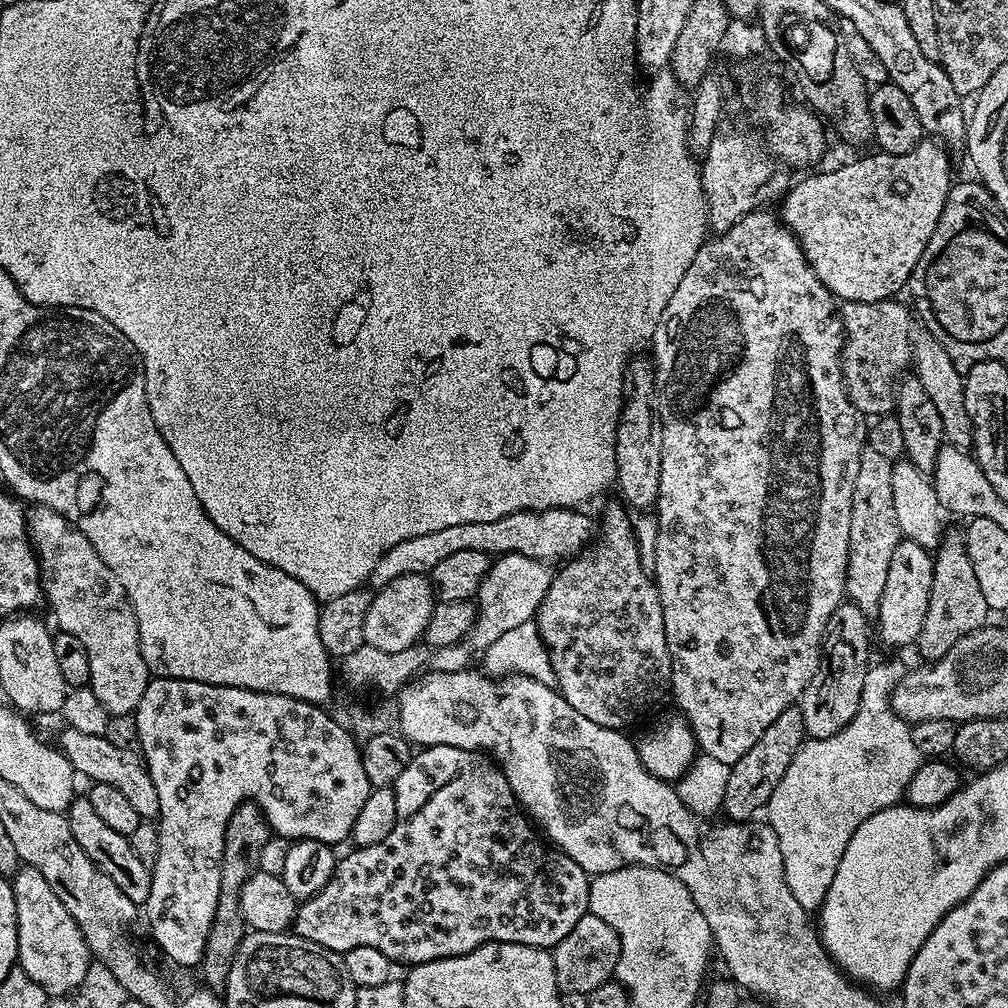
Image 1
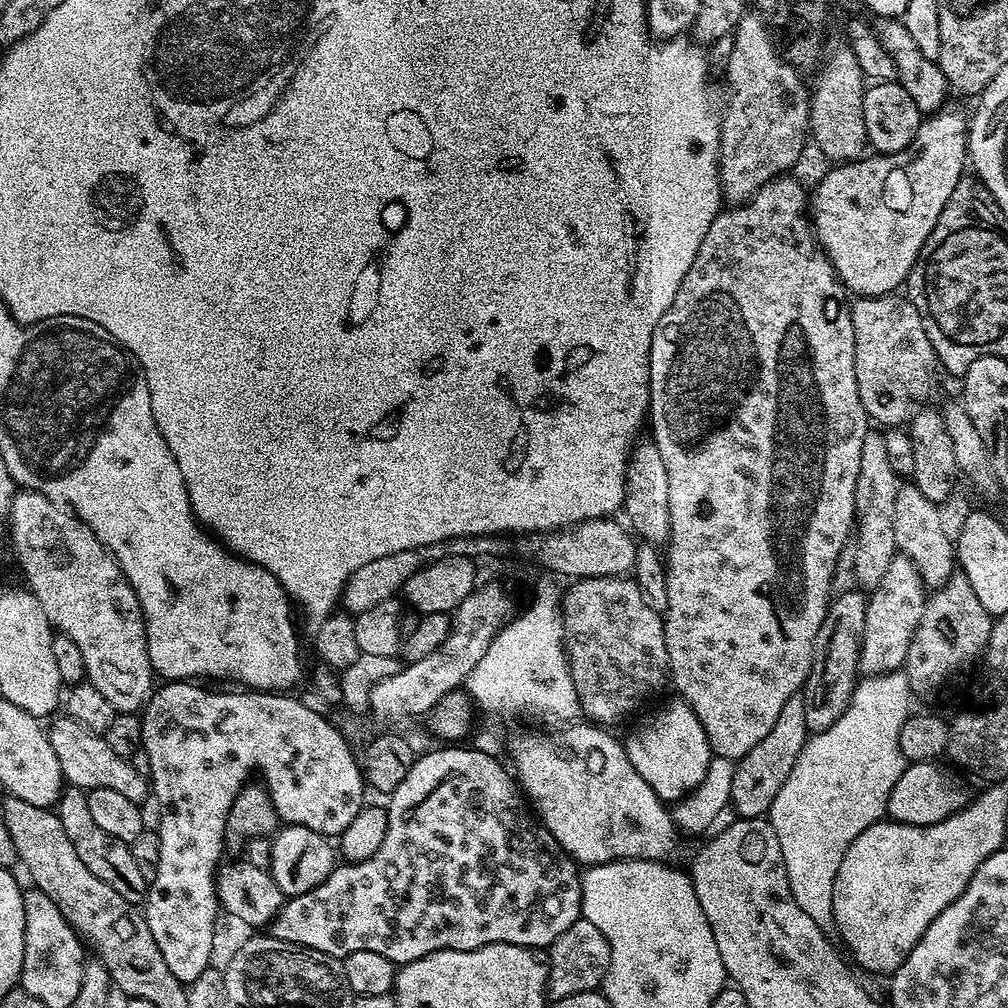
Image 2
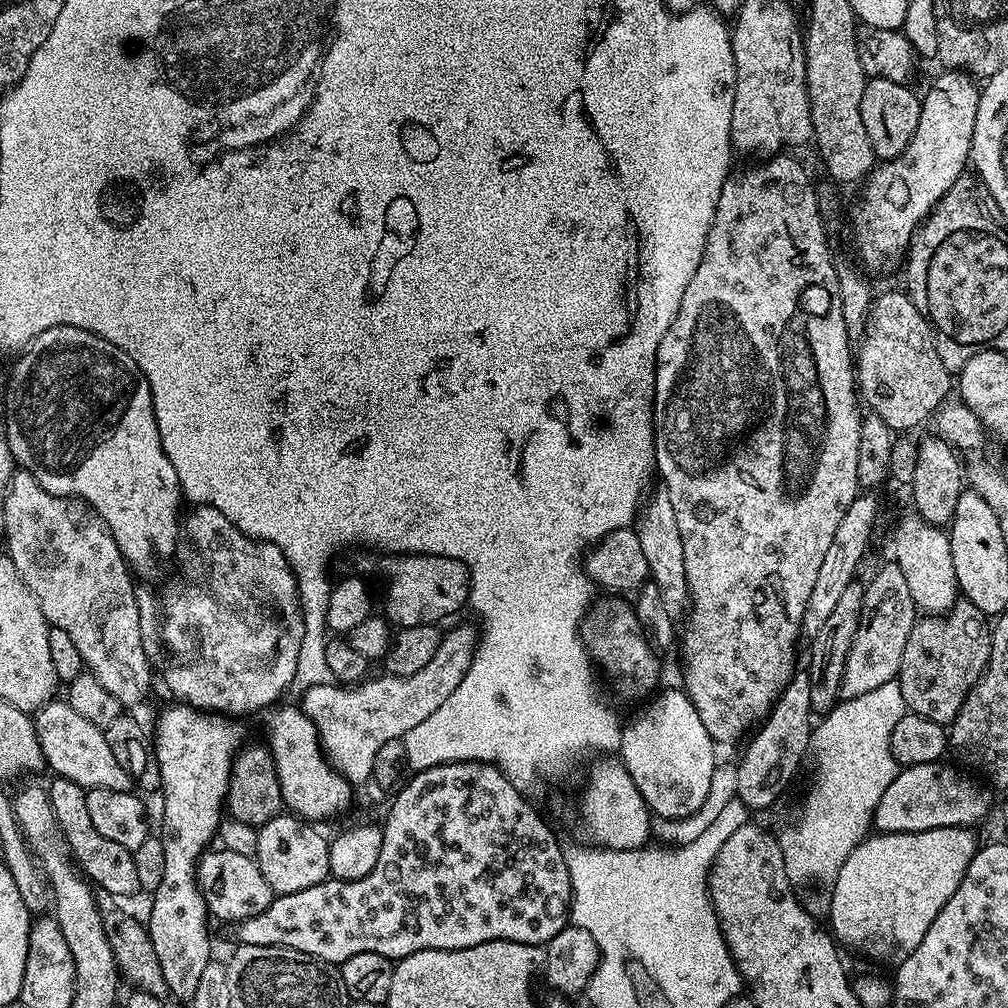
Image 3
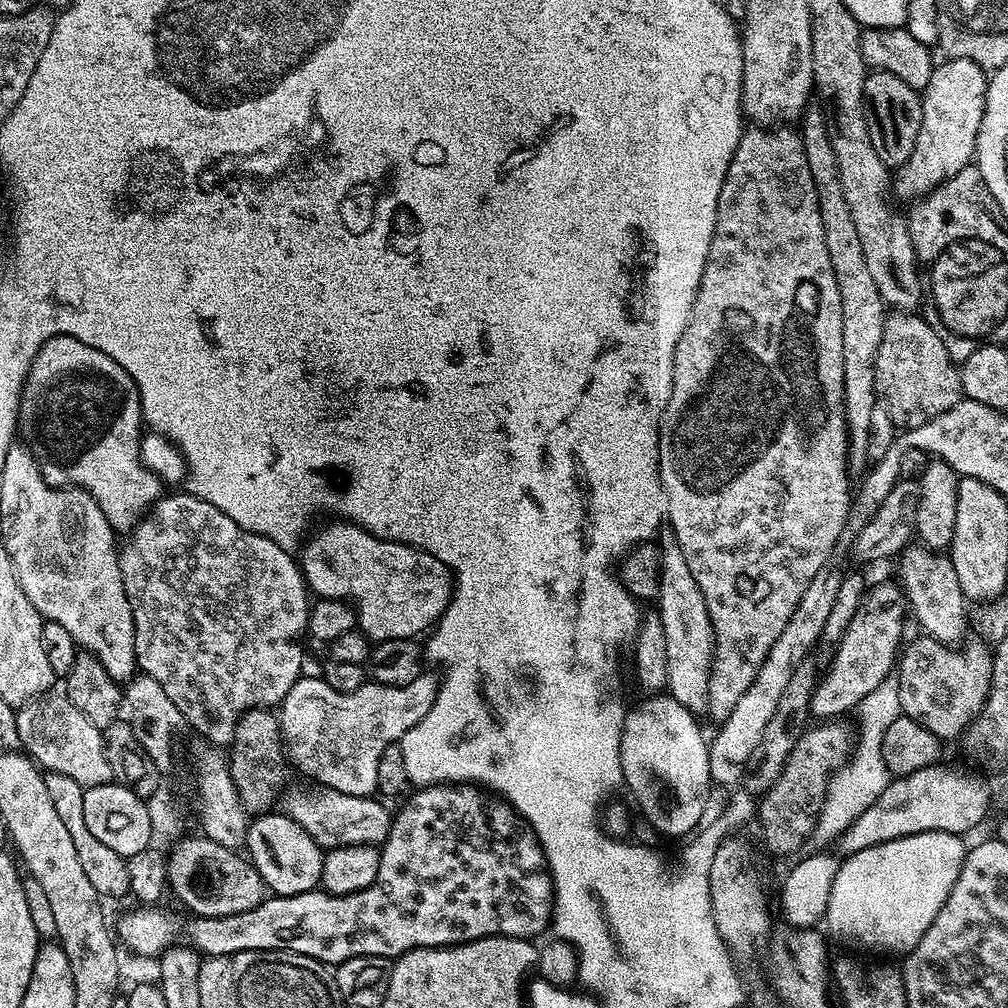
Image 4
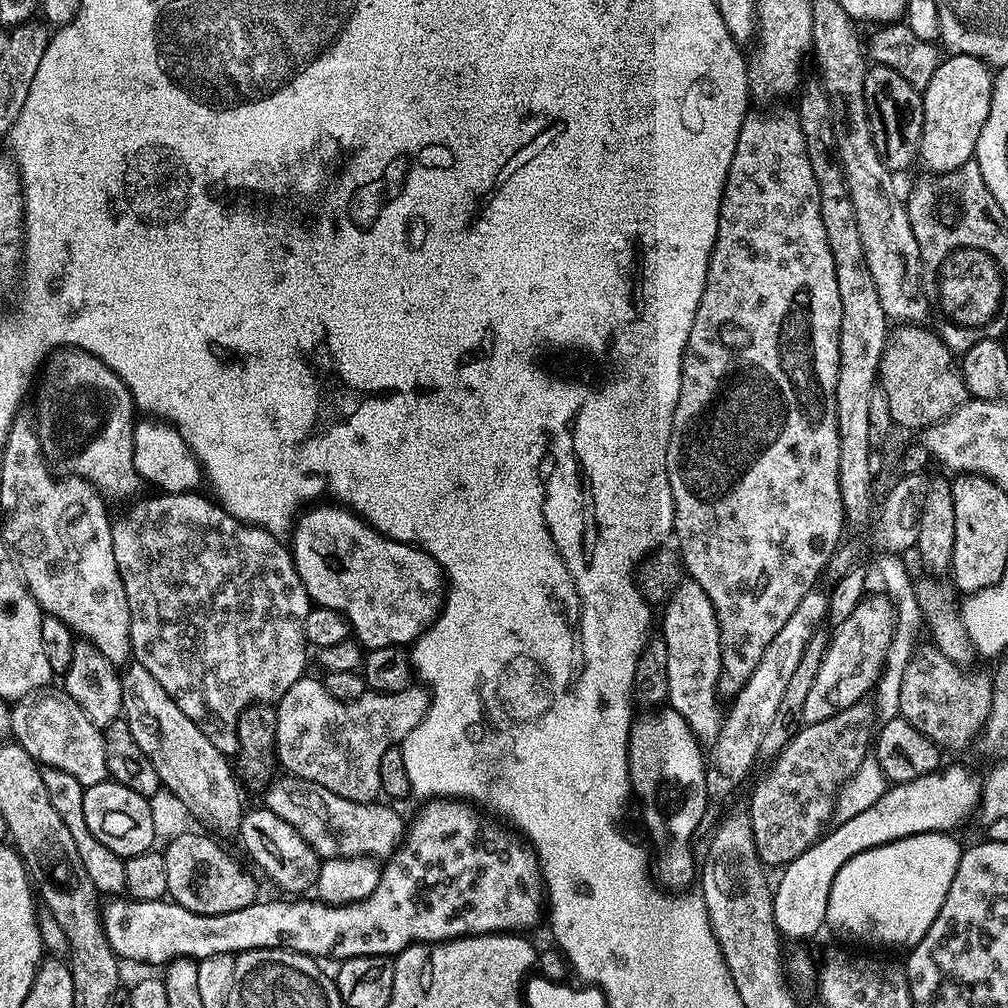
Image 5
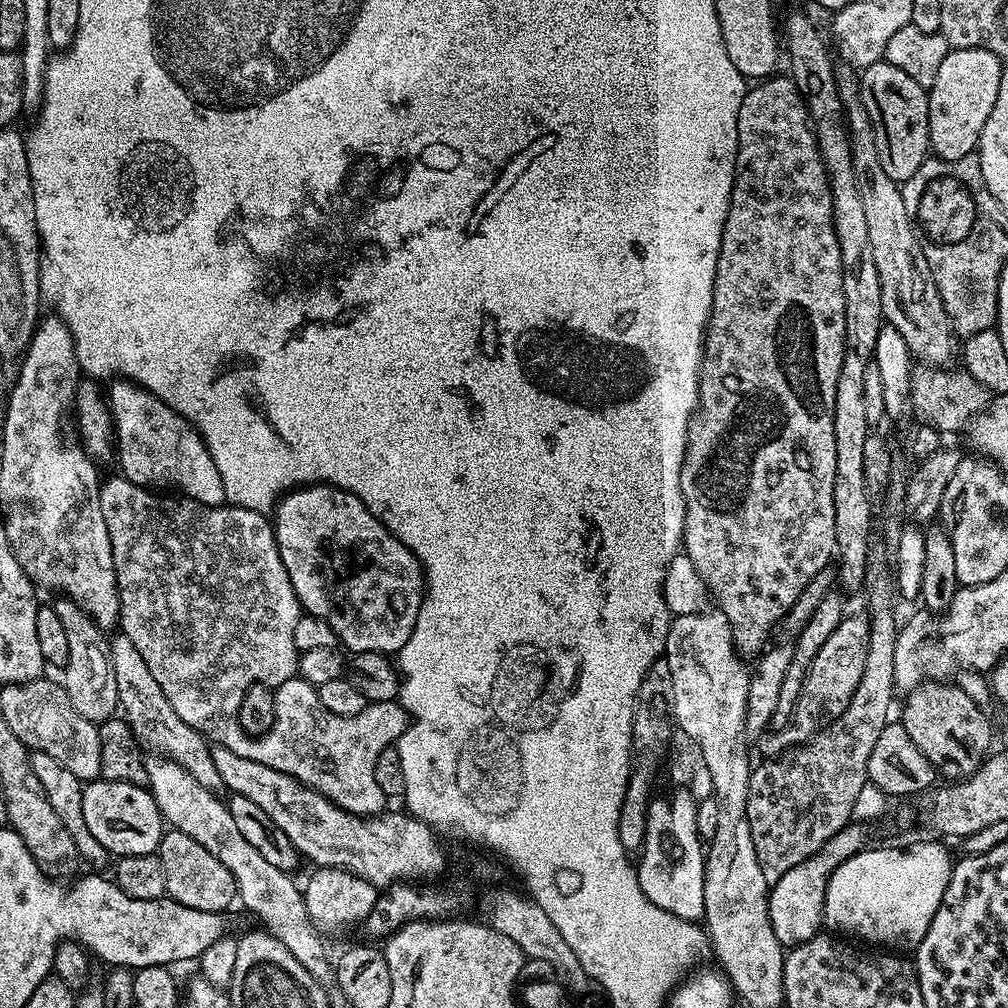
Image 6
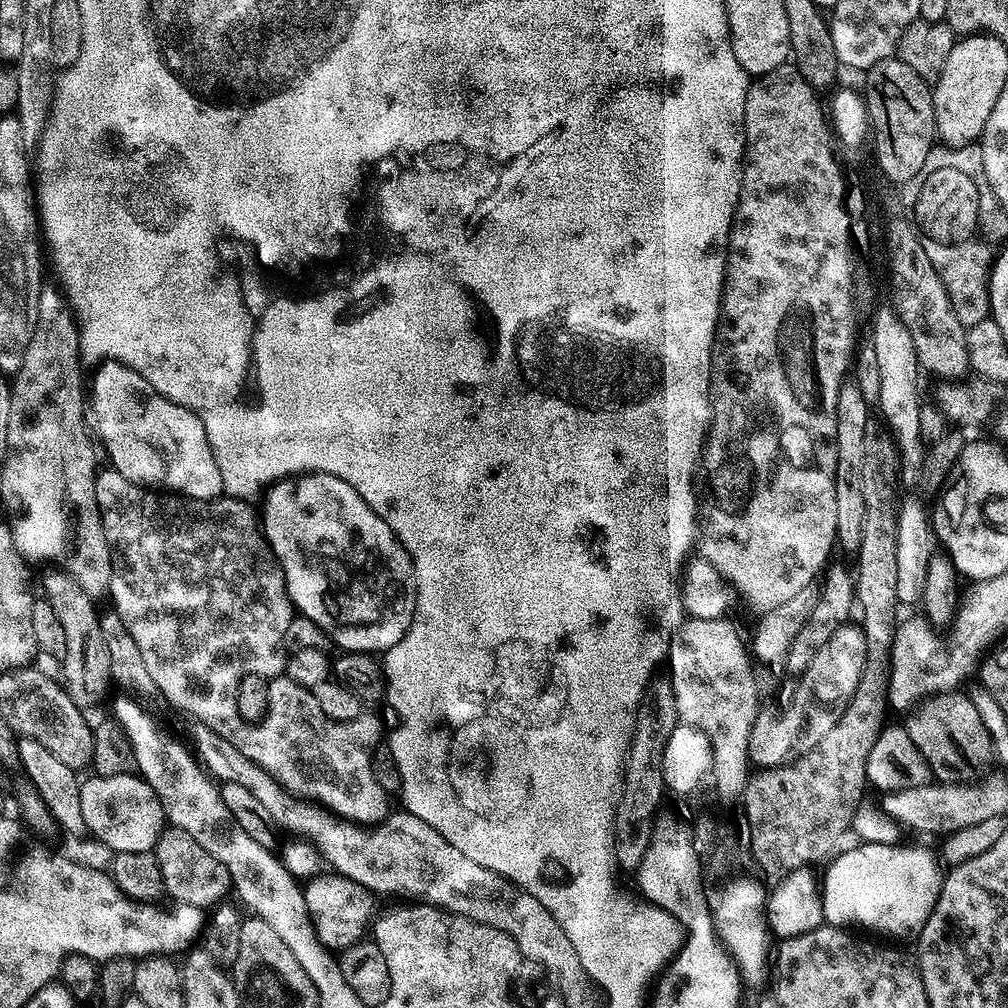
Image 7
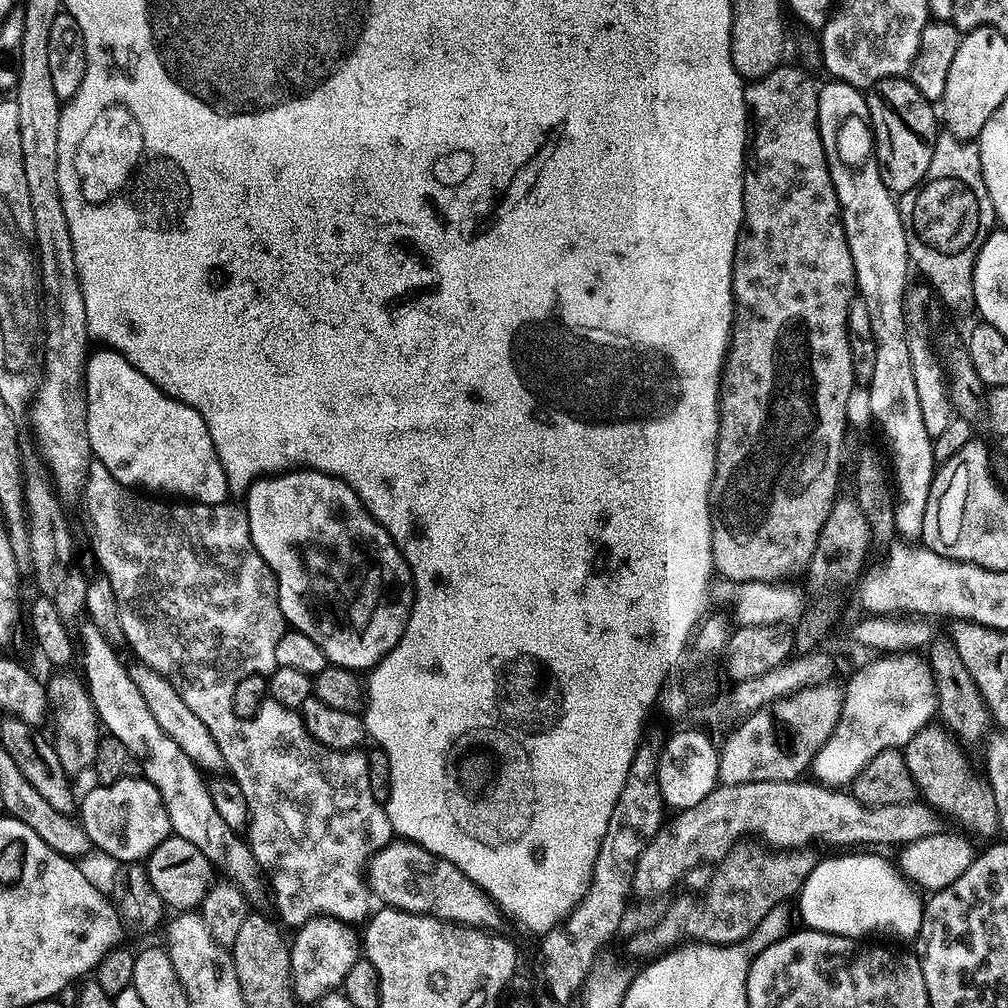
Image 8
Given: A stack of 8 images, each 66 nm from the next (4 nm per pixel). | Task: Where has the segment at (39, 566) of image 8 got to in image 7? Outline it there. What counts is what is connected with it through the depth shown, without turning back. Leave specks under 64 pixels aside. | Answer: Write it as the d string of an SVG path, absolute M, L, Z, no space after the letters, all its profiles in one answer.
M60 570L57 576L44 576L40 584L44 587L43 599L54 606L54 614L62 621L66 633L66 654L62 661L64 676L62 683L70 698L82 710L89 710L104 700L110 685L110 657L106 642L102 640L101 613L96 610L93 597L86 594L80 583L68 571Z

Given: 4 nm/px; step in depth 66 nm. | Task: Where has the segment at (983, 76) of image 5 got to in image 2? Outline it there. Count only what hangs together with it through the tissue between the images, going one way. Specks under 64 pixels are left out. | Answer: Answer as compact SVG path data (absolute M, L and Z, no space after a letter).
M945 106L921 119L914 138L903 152L872 154L872 157L836 164L829 167L832 169L817 182L816 189L811 189L812 231L816 233L816 240L827 254L840 283L849 293L857 292L860 298L886 296L895 293L899 289L896 287L907 281L926 238L930 238L930 230L934 230L938 222L938 214L942 214L950 194L954 194L954 186L958 186L965 175L969 123L967 115Z

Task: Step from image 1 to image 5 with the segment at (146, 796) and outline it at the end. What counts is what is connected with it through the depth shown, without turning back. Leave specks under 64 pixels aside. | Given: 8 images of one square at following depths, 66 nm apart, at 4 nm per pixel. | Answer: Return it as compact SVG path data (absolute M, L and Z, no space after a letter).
M59 687L39 688L15 701L10 708L10 732L15 743L20 744L26 754L30 754L41 765L66 770L66 774L78 778L84 789L103 784L109 779L103 731L96 728L94 722L90 722L90 718L86 718L86 714L78 710L78 702L74 702L74 698L70 698L70 694L66 694Z

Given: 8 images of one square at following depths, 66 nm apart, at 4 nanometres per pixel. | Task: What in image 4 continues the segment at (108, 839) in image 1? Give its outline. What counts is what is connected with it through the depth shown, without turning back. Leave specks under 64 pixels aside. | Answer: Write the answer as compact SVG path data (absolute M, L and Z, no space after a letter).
M44 772L46 790L50 793L50 799L54 810L58 813L58 819L66 825L66 831L70 833L70 838L74 841L74 851L82 861L82 870L86 873L86 878L94 886L94 890L101 898L108 896L125 896L130 893L130 870L125 857L114 854L110 846L105 846L103 842L98 842L94 834L90 834L90 829L86 826L86 818L82 814L82 798L84 797L84 787L74 778L66 778L66 774L57 772Z

